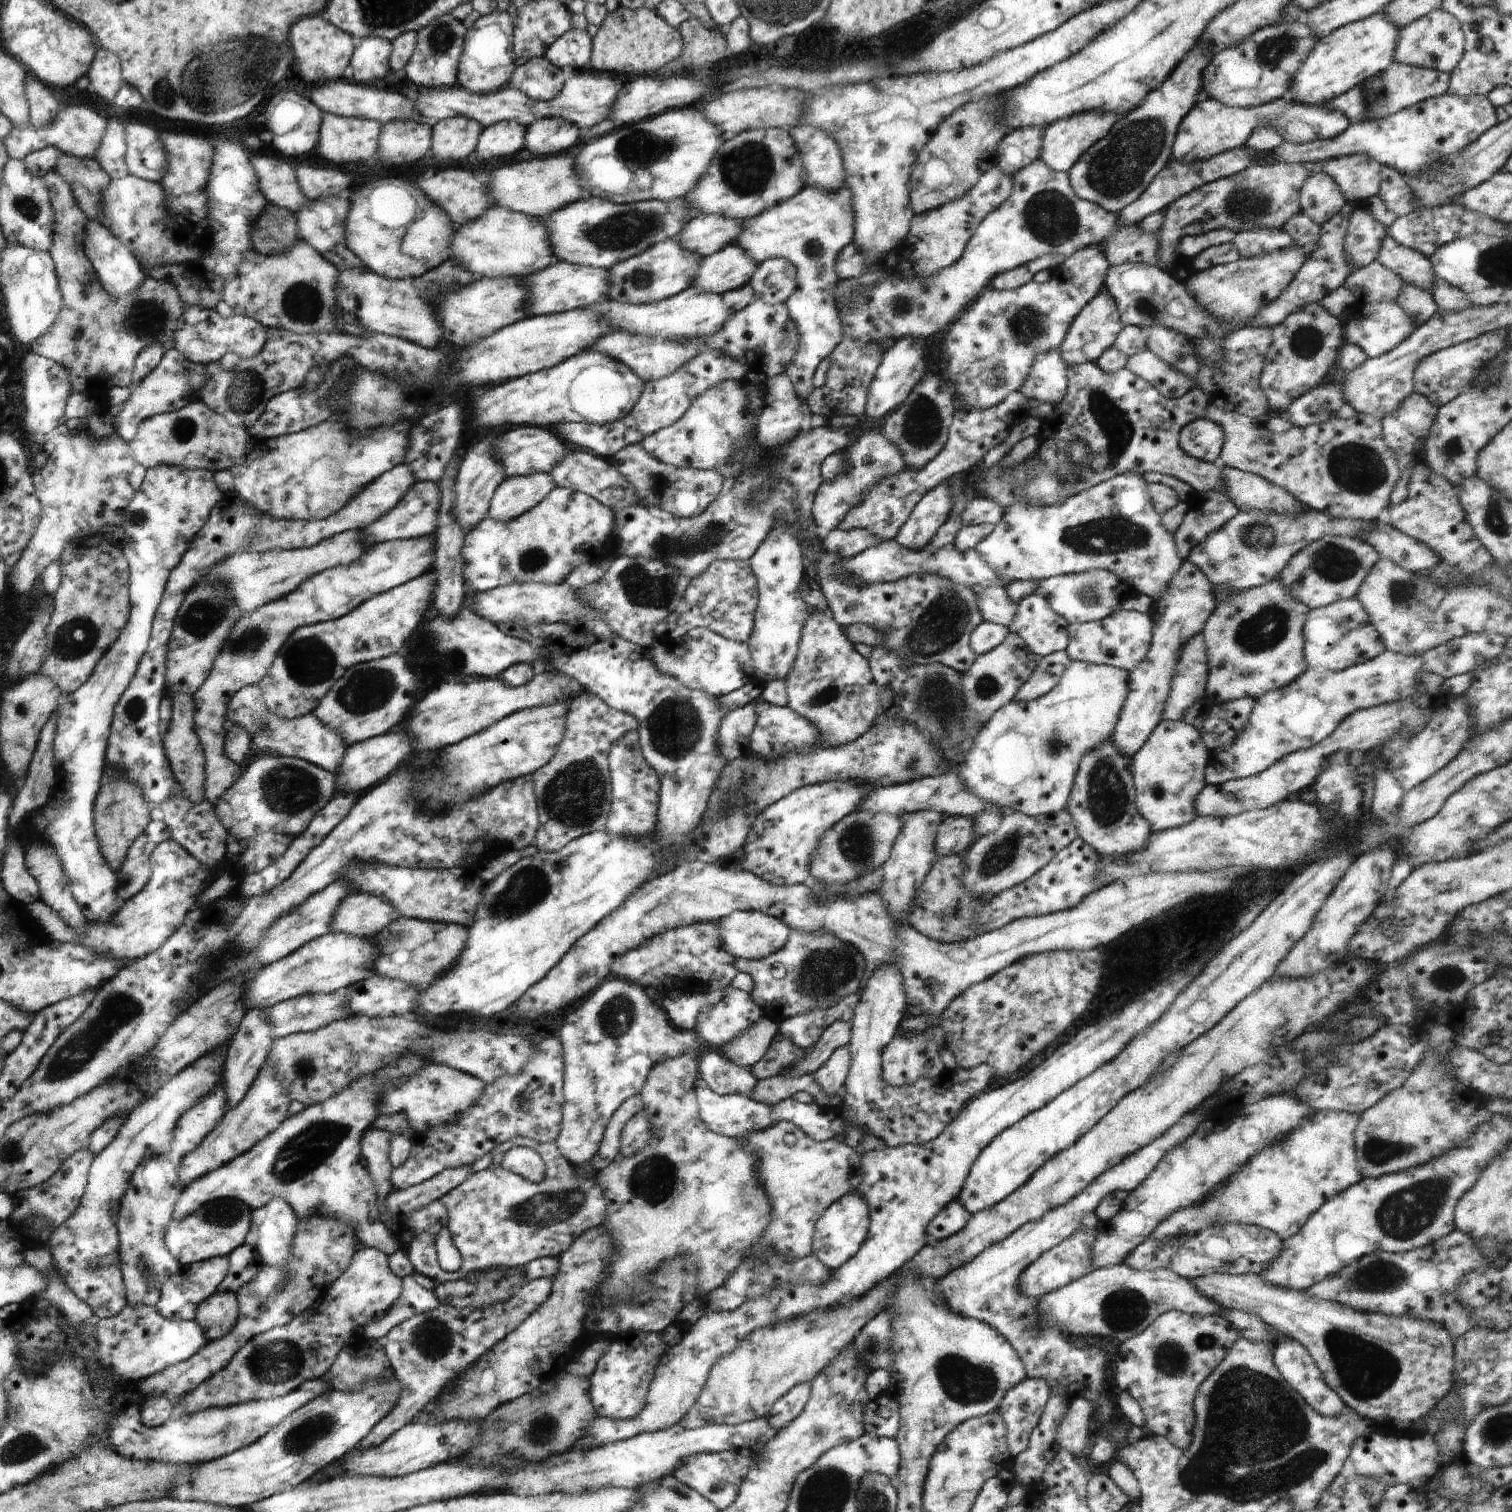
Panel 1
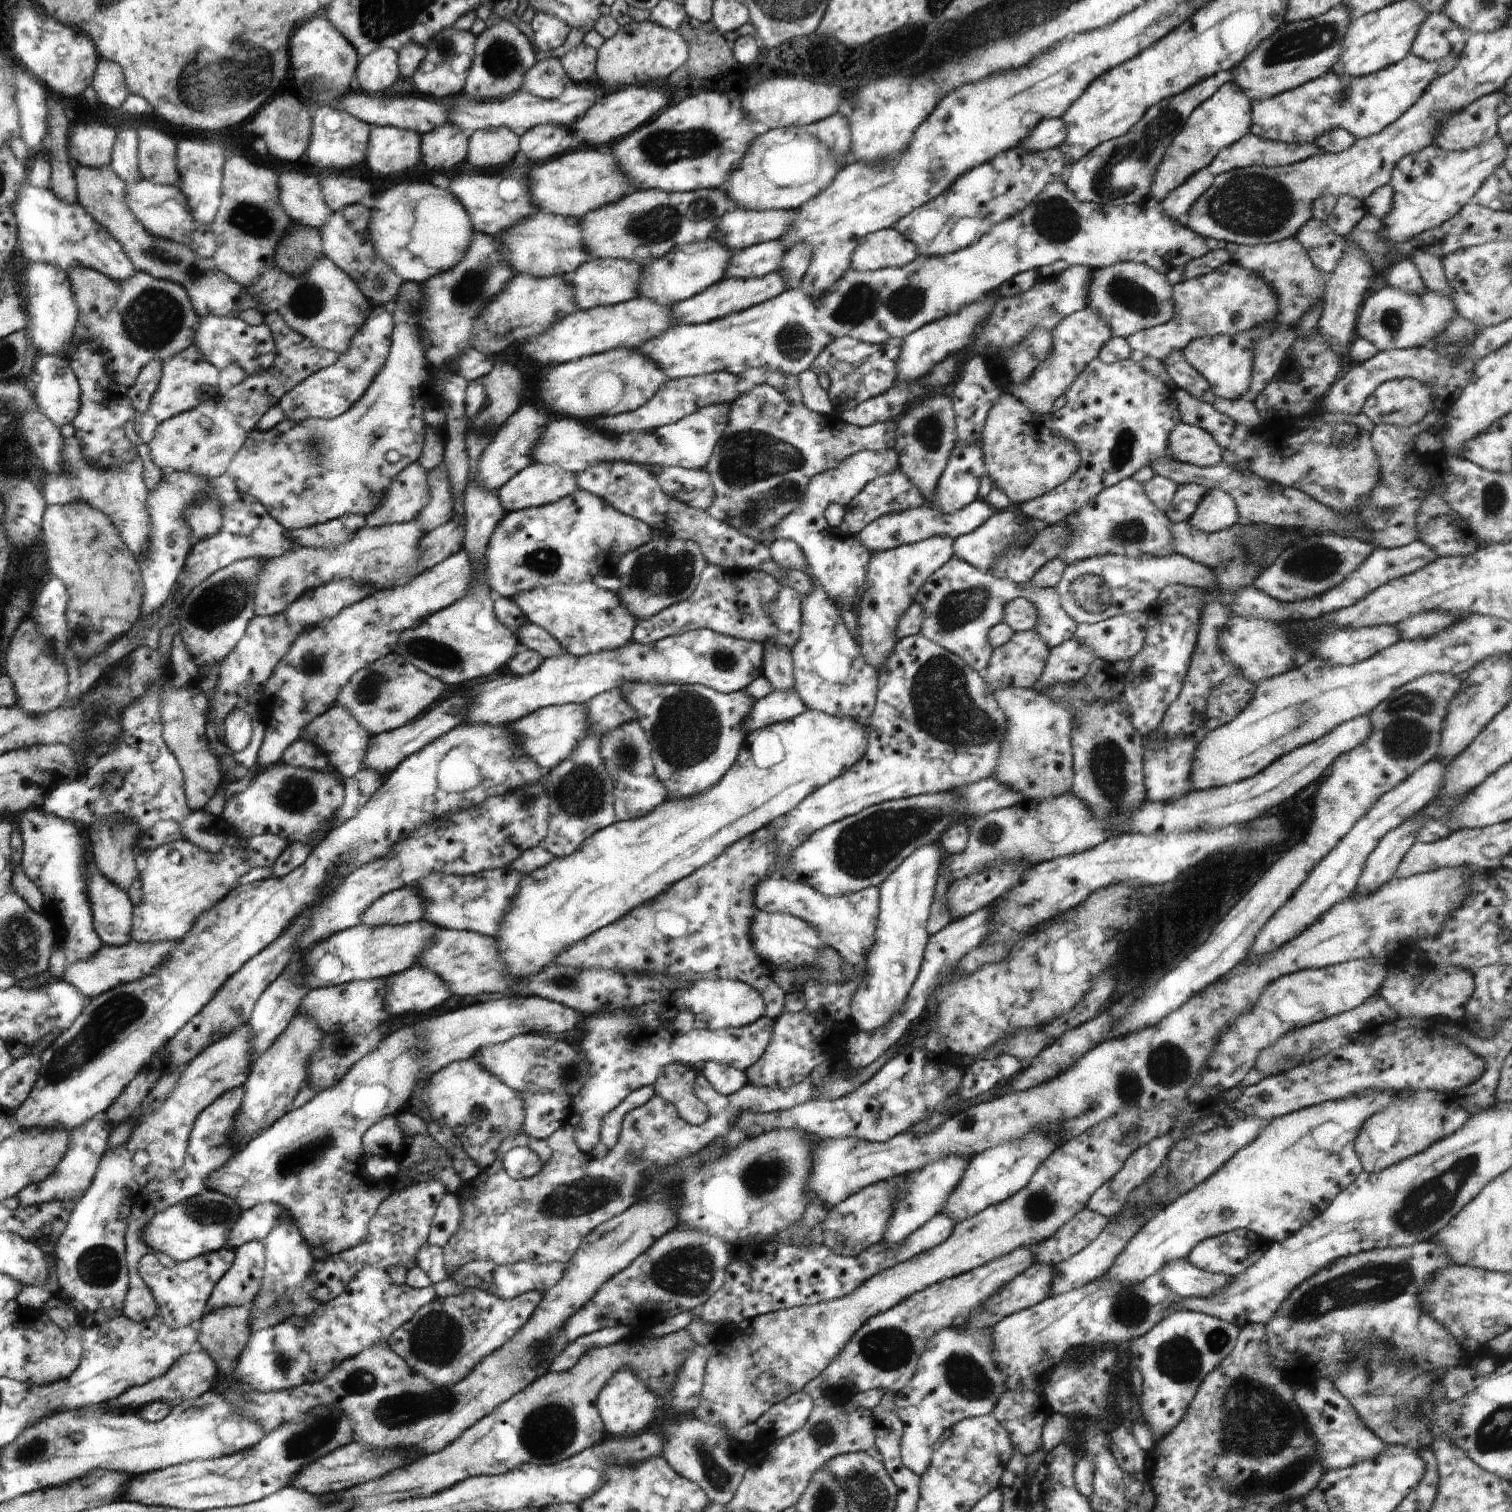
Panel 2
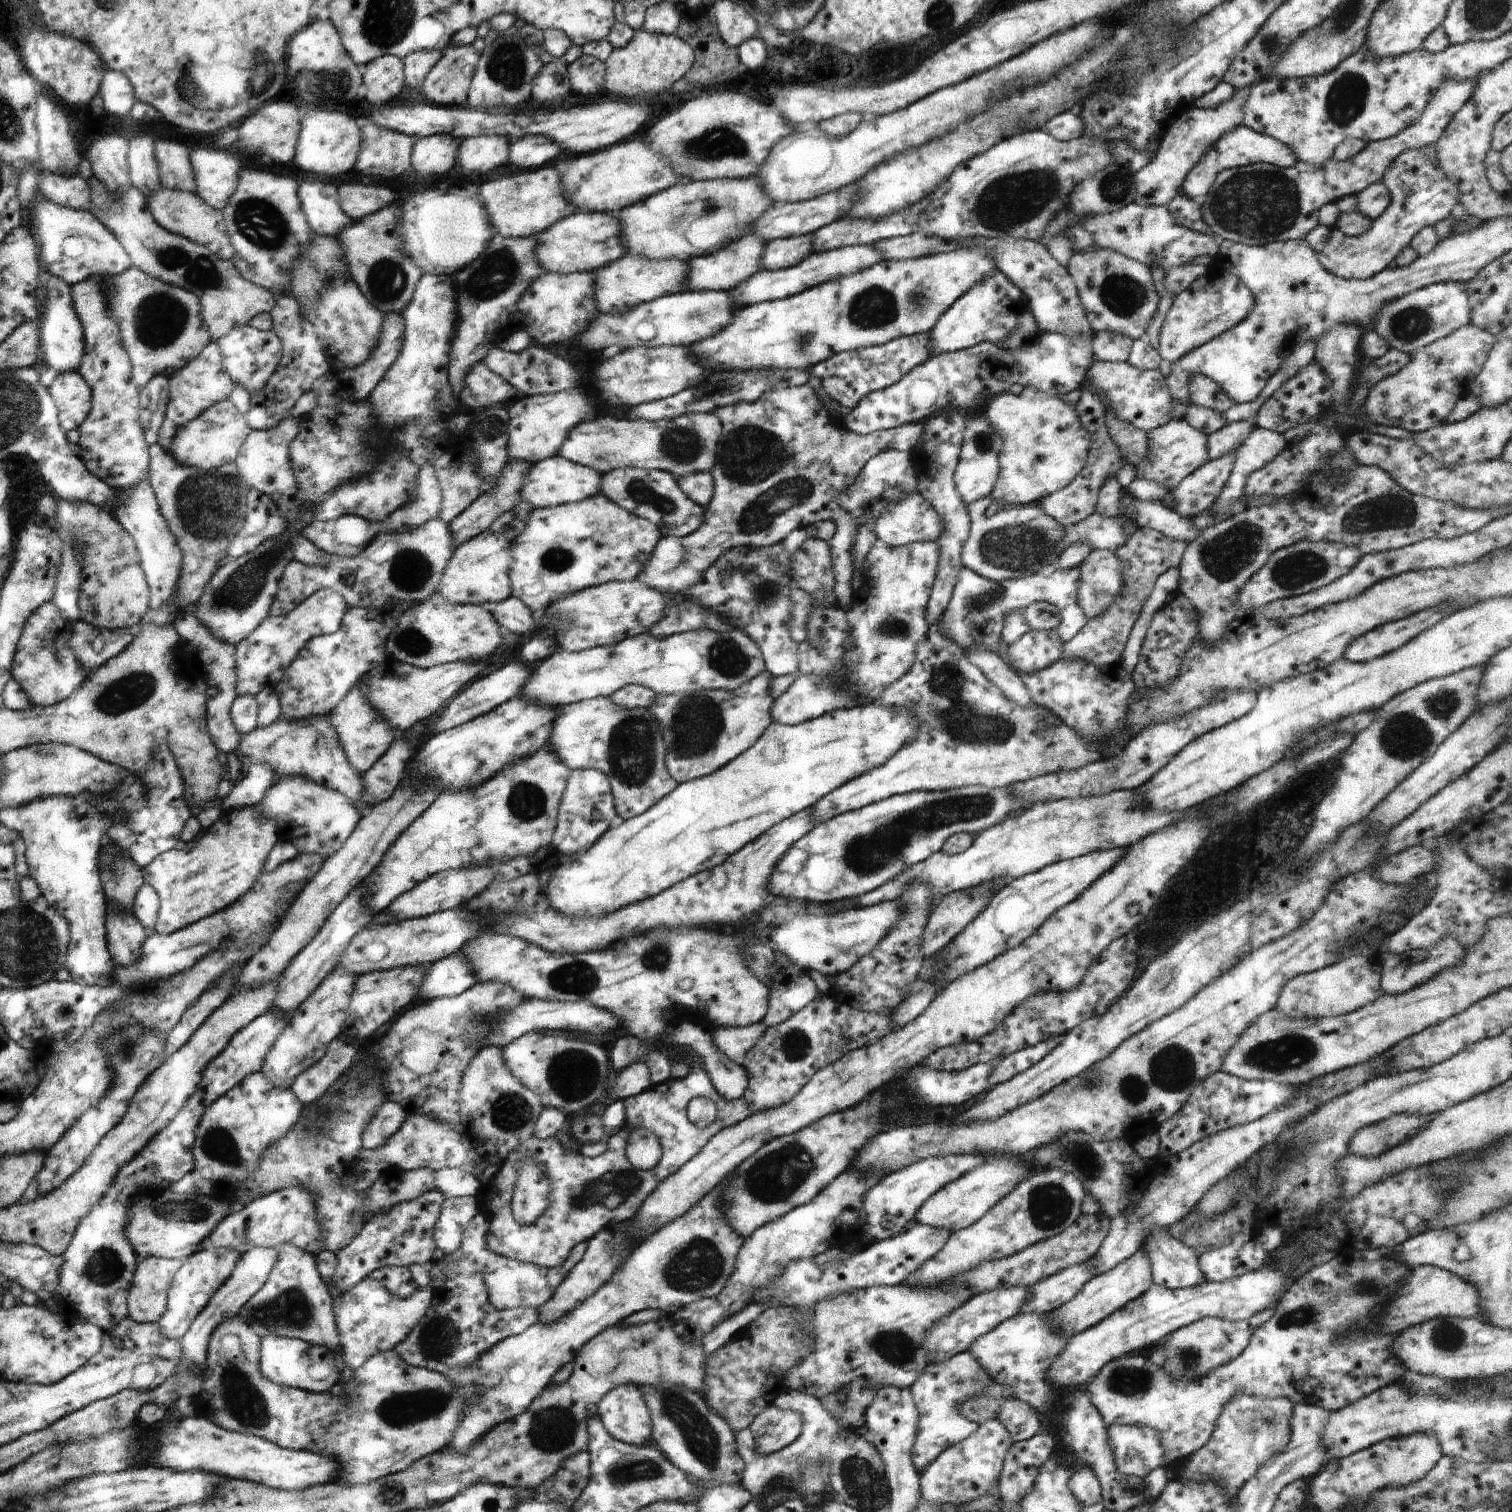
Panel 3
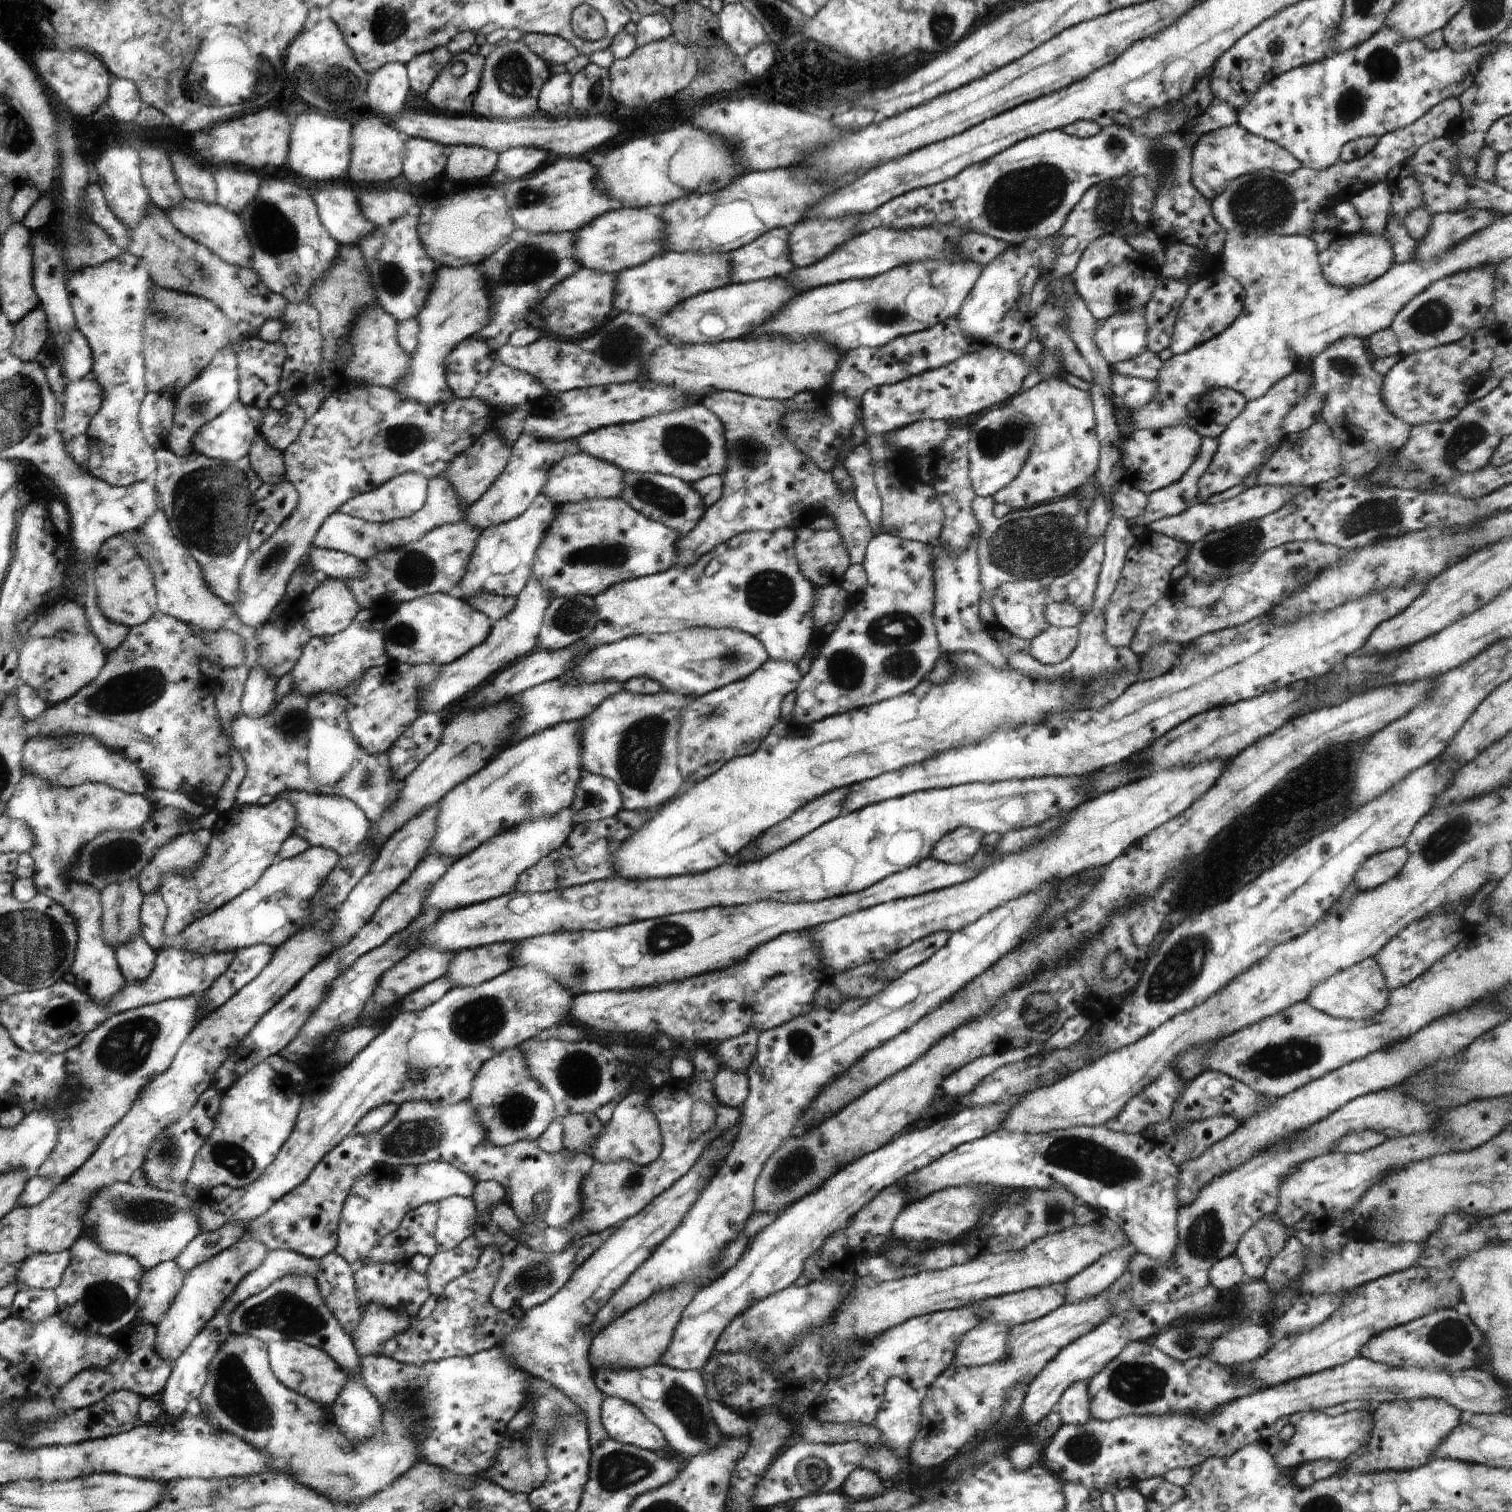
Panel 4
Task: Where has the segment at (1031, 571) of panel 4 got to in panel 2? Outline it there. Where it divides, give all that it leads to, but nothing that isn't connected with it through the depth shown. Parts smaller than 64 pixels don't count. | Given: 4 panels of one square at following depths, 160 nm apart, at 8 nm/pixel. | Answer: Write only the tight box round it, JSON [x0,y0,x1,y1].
[953,510,1027,573]

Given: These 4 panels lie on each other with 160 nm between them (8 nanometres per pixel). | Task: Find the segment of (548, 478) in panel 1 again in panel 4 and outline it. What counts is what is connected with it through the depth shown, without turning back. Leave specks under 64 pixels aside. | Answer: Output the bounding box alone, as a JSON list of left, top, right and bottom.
[543,453,627,505]

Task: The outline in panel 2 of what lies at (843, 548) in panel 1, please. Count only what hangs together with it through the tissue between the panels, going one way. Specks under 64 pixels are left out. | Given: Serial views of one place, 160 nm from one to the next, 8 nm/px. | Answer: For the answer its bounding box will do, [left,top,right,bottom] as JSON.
[857,498,995,552]

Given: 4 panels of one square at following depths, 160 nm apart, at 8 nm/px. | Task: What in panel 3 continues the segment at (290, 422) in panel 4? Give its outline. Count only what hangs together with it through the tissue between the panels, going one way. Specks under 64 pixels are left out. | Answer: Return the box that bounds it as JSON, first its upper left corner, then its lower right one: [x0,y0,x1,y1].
[246,296,328,431]

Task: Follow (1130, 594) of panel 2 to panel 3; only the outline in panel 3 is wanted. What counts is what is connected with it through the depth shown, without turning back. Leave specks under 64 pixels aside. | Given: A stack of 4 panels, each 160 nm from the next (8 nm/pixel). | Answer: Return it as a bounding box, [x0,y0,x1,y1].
[1077,549,1123,619]

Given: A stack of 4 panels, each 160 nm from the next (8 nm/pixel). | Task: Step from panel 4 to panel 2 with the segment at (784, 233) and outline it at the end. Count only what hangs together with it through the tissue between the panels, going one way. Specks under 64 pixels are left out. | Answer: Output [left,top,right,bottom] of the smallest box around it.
[639,238,734,305]

